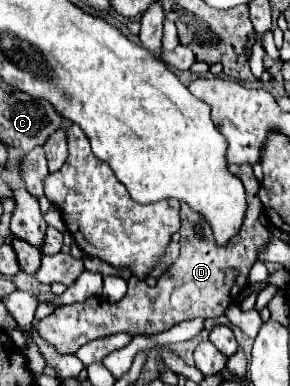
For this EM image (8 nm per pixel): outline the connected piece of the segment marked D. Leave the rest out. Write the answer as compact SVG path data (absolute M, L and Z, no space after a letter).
M230 164L228 170L238 176L246 188L248 210L244 214L244 222L240 234L232 238L228 246L216 246L212 238L212 228L204 218L200 218L190 206L180 206L180 256L174 264L166 268L162 276L158 276L156 286L146 286L138 278L128 280L126 296L112 304L102 298L88 298L86 302L74 302L68 306L58 306L54 314L46 316L40 332L44 342L52 344L58 354L76 354L80 346L90 340L130 332L130 334L158 334L170 330L174 324L180 324L190 318L218 318L224 310L236 302L244 286L248 284L248 270L254 262L258 262L258 252L266 246L270 238L270 230L260 224L258 216L262 212L262 202L258 198L258 186L252 166L248 164Z

